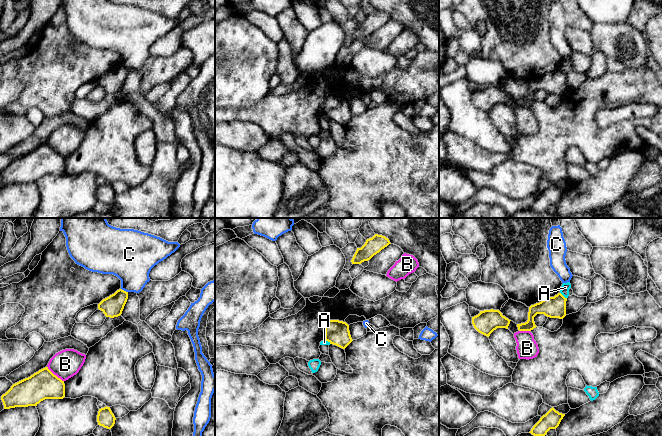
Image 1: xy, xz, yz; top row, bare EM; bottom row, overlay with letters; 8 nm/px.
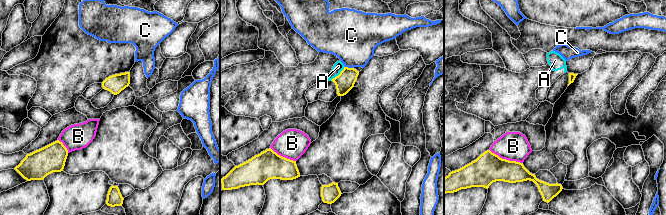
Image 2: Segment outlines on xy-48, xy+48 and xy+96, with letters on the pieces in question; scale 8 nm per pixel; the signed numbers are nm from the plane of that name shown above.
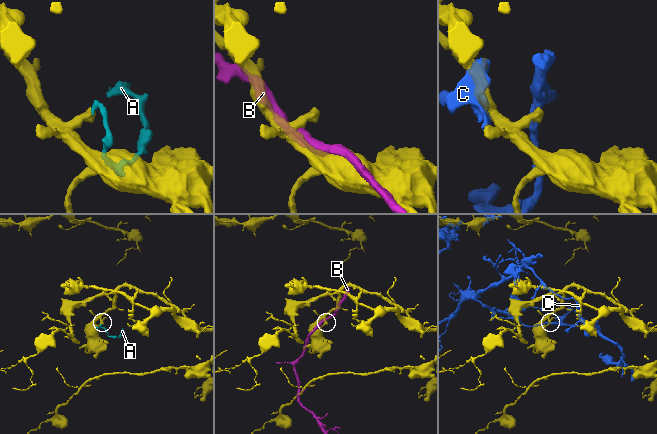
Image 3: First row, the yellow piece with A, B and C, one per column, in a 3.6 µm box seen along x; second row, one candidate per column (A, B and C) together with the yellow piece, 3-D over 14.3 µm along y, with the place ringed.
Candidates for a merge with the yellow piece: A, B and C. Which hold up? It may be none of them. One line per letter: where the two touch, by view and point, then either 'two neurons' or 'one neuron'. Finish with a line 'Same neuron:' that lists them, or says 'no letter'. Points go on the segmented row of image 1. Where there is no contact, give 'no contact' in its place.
A: yz (562, 295) | two neurons
B: xy (55, 375) | two neurons
C: xy (123, 290) | two neurons
Same neuron: no letter

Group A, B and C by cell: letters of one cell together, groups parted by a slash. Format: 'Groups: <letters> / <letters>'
Groups: A / B / C

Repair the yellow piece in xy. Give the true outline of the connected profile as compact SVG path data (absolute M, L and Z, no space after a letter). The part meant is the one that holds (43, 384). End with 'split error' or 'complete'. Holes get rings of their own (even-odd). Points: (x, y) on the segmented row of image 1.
M45 367L11 386L1 396L4 409L37 406L45 399L63 399L65 384Z | complete

